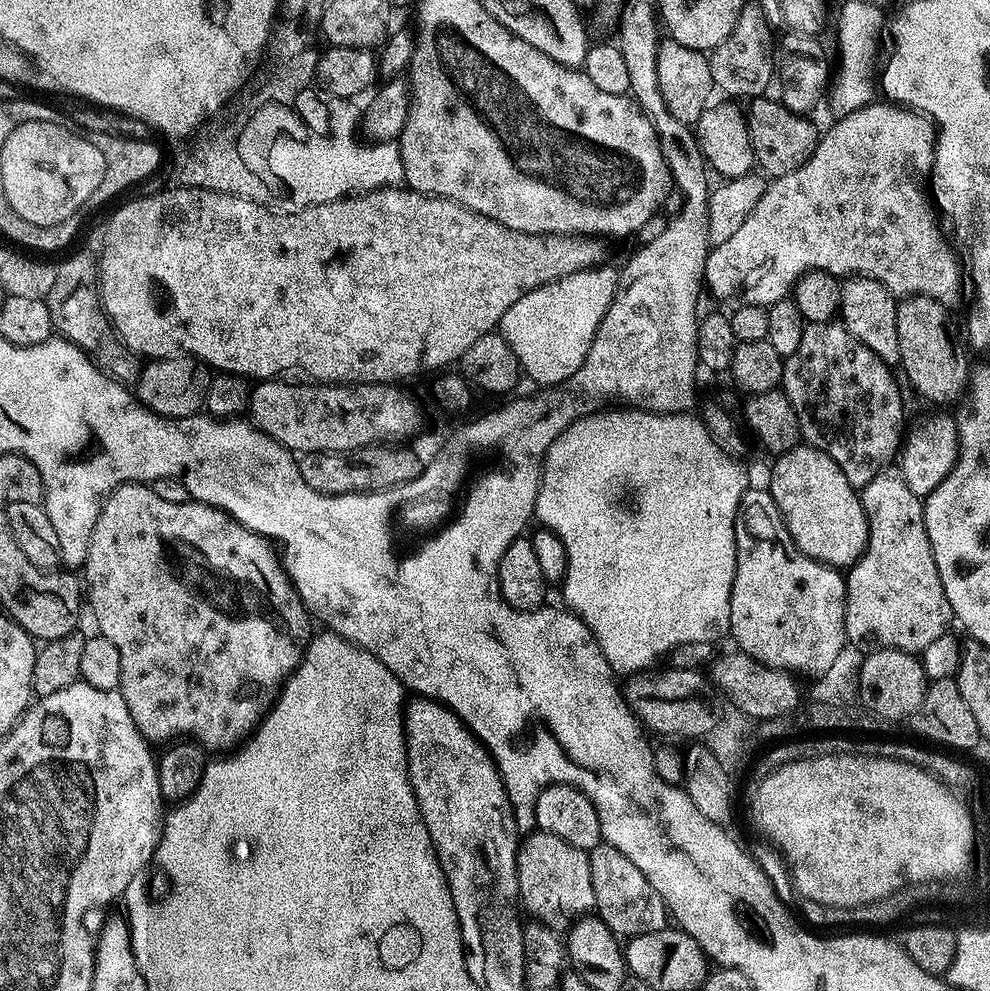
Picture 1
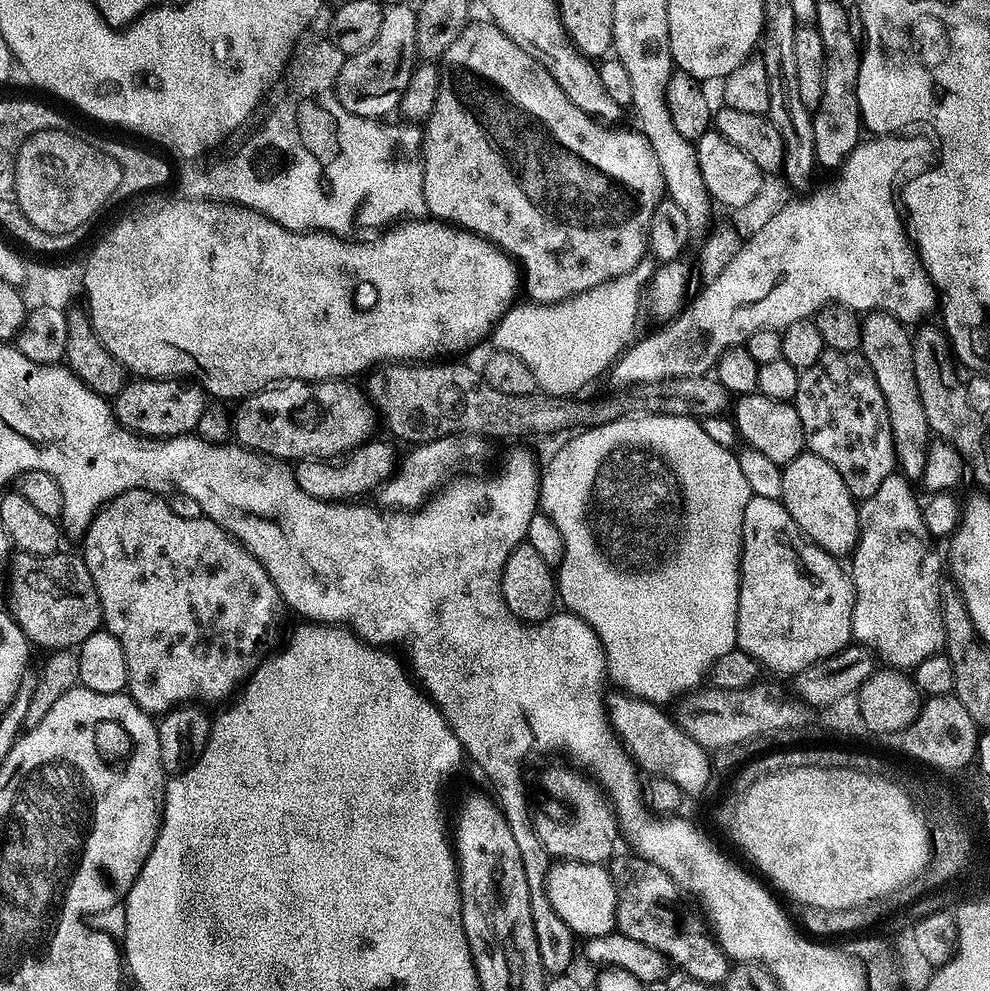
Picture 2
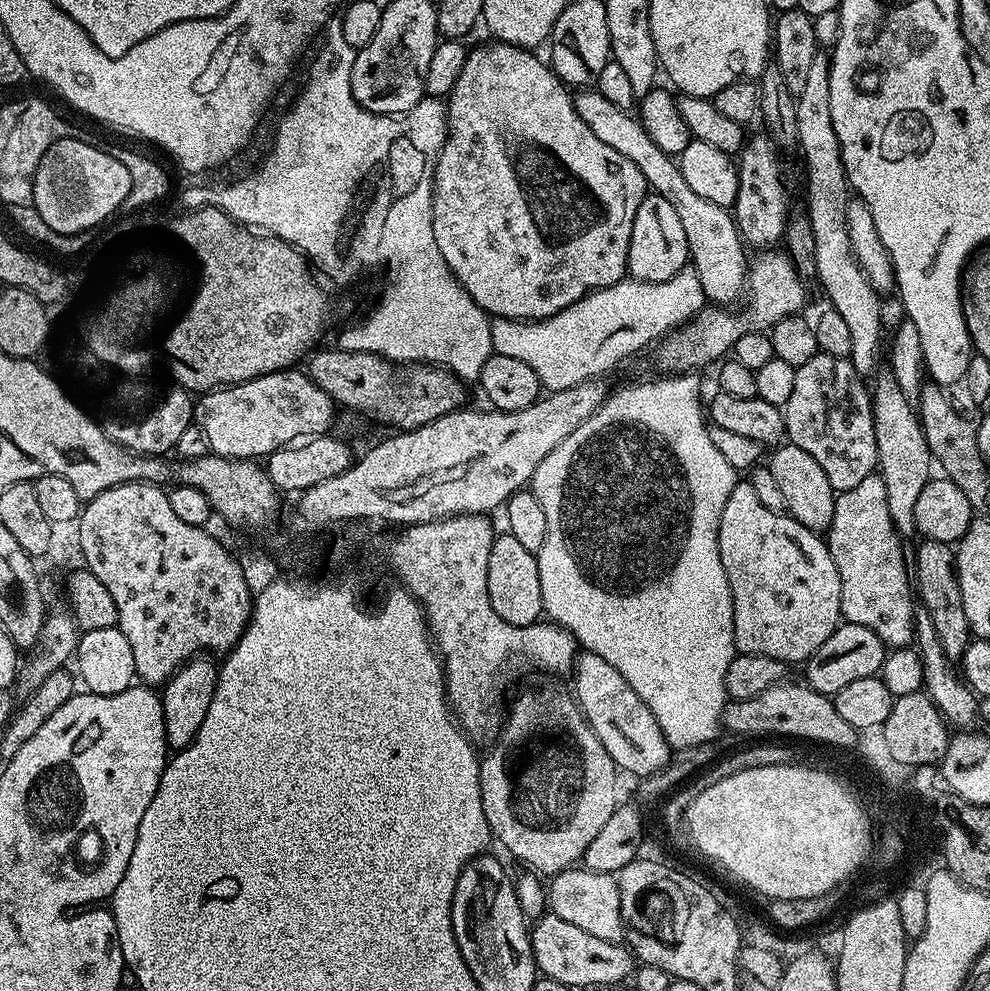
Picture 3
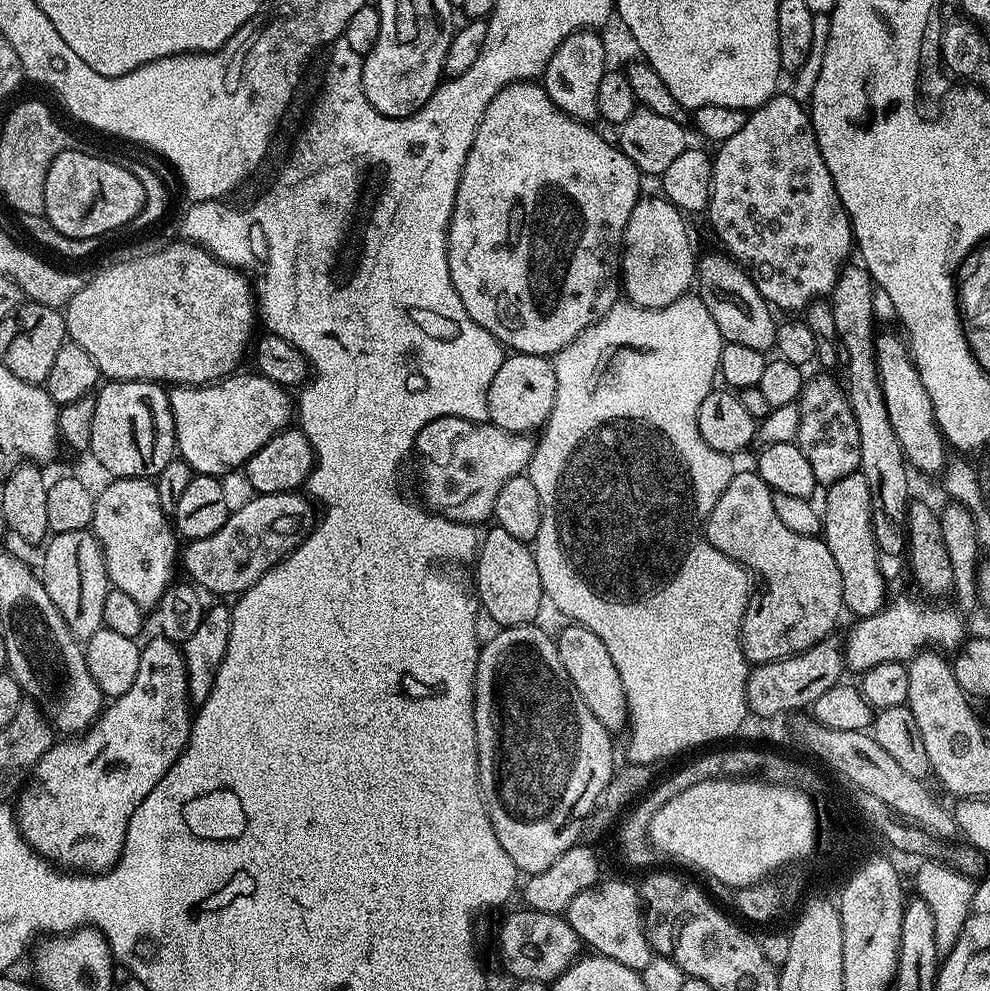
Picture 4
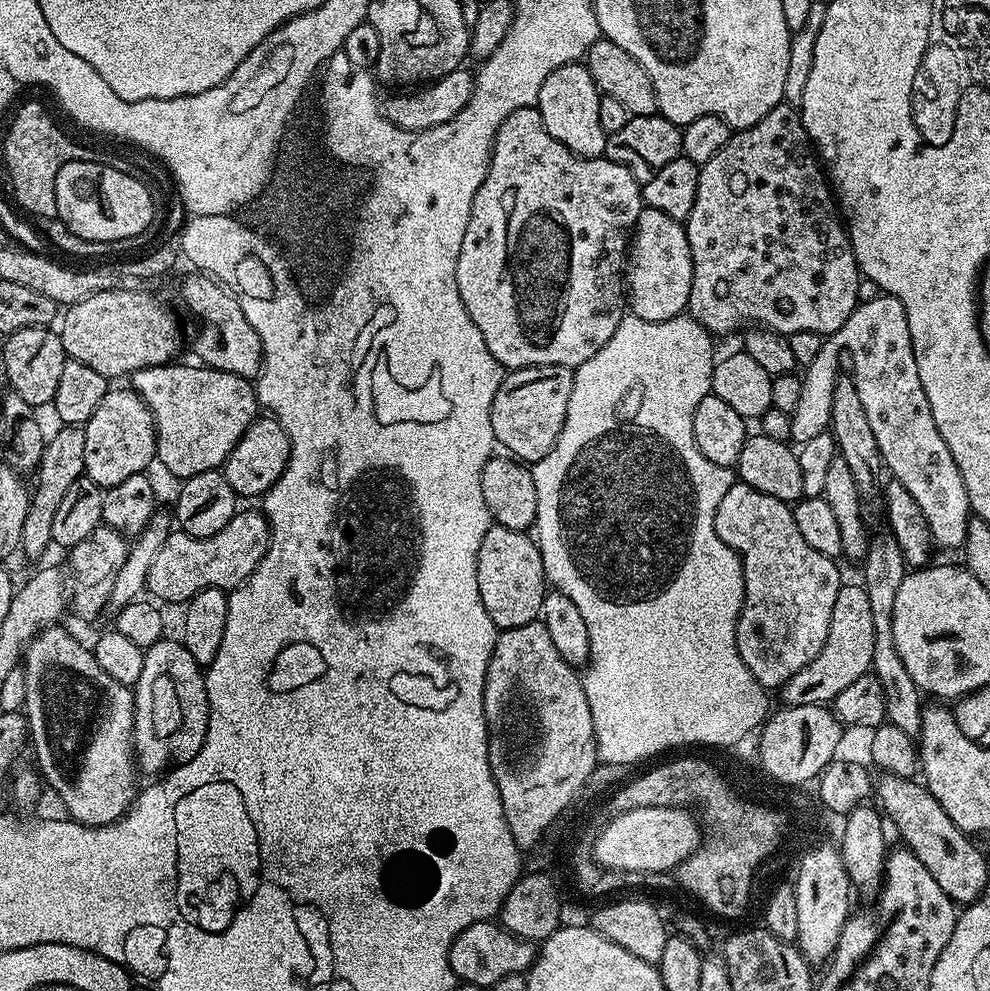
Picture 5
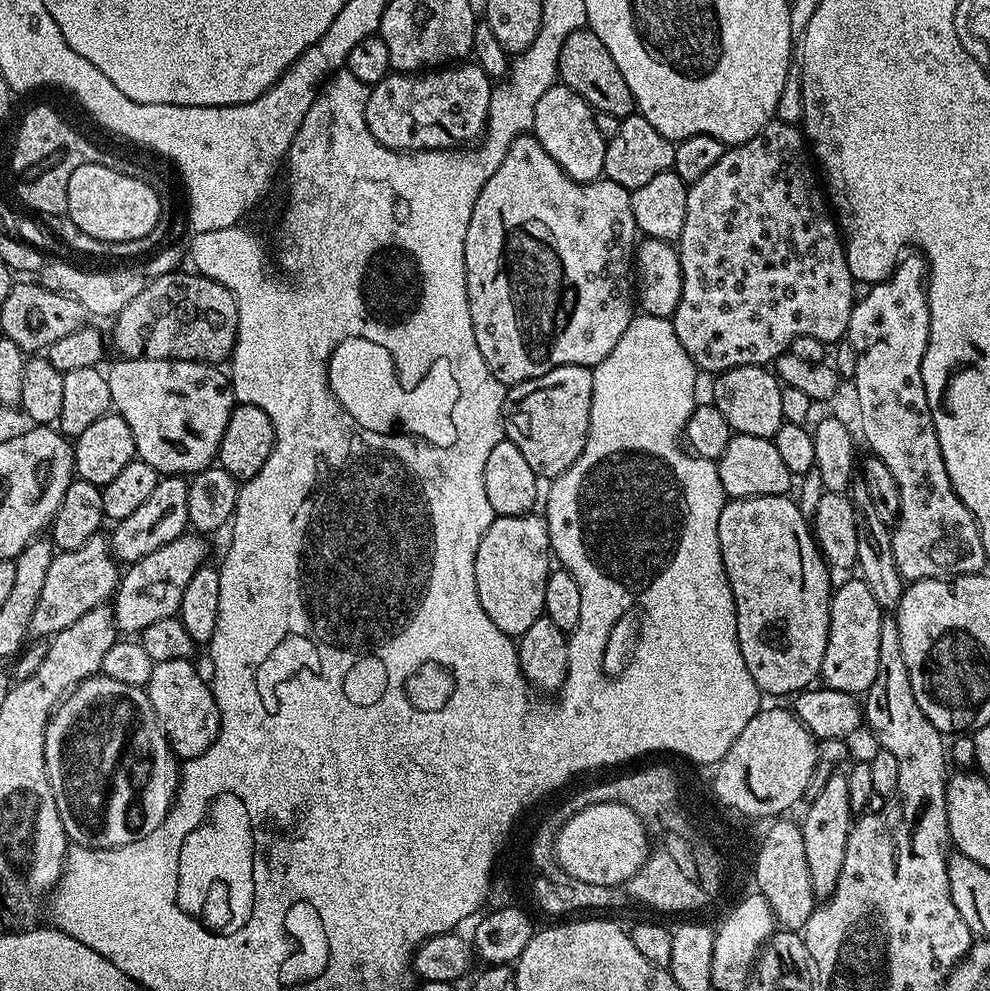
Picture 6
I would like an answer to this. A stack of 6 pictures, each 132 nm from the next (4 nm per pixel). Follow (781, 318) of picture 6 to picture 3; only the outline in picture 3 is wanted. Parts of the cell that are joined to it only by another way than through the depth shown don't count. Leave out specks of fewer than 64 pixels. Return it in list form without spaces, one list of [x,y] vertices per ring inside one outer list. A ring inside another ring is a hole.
[[[749,135],[738,153],[738,190],[734,205],[736,231],[749,245],[772,246],[783,241],[790,217],[788,188],[776,161],[776,144],[768,136]]]

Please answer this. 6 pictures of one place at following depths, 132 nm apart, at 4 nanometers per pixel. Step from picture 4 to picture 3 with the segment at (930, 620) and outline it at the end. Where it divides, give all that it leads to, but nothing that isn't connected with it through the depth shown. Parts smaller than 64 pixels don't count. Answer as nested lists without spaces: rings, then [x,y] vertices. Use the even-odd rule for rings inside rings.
[[[847,622],[841,623],[841,628],[836,628],[832,633],[825,635],[812,655],[803,665],[808,687],[823,696],[835,697],[842,686],[850,686],[850,682],[858,682],[858,678],[870,678],[879,673],[884,664],[886,645],[880,640],[878,634],[866,626],[854,625]]]

